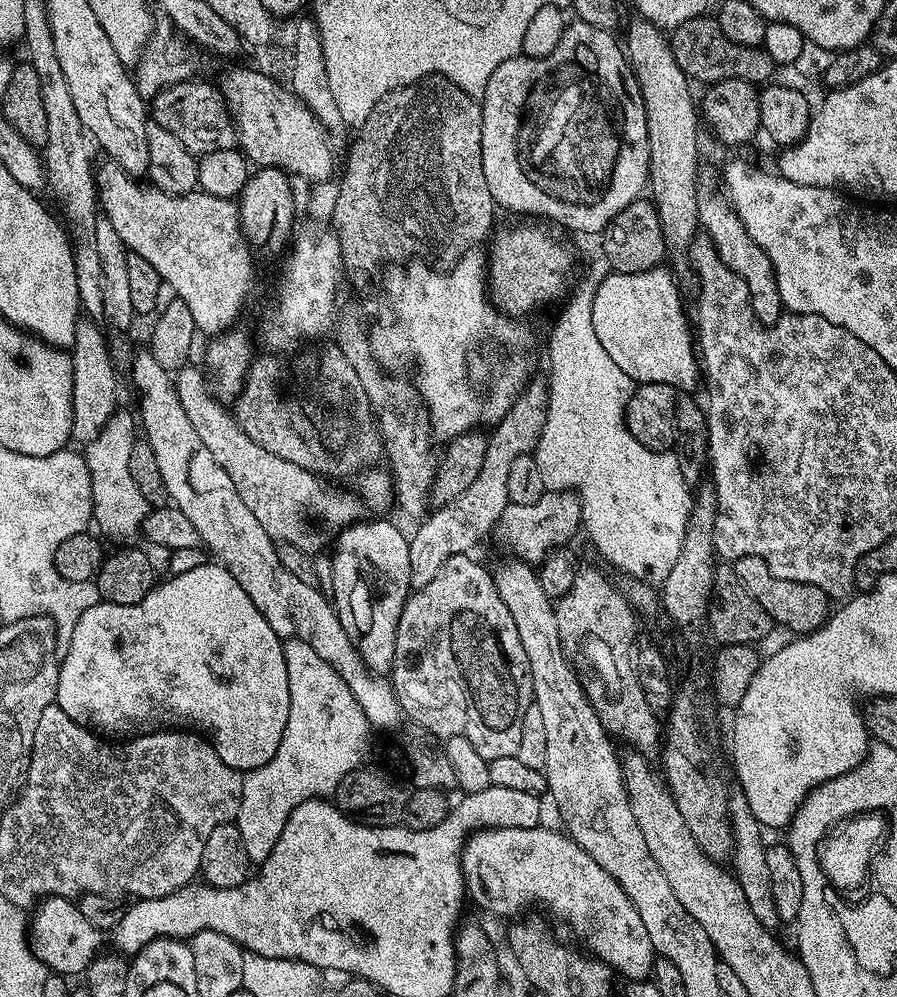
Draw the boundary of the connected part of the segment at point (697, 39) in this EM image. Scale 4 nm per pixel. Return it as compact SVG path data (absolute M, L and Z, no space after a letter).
M708 14L690 18L690 22L682 22L682 26L671 29L670 43L674 58L689 81L701 80L704 86L730 78L742 78L751 84L764 86L773 79L772 71L778 68L763 46L738 46L738 42L730 42L730 38L722 34L722 26L718 26L716 19Z

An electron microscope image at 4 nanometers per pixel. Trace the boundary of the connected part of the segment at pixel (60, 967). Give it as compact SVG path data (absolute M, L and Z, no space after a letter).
M46 896L35 905L30 916L30 947L36 957L48 967L49 973L65 977L79 977L101 951L105 933L90 926L82 918L79 907L66 896Z

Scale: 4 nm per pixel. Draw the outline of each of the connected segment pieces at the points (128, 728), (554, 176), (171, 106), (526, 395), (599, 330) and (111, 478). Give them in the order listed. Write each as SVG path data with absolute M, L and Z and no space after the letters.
M207 562L184 574L169 575L161 579L156 587L150 590L150 594L146 594L146 598L142 598L142 602L137 604L101 602L86 610L79 618L78 626L74 626L70 642L63 649L54 703L62 710L66 710L66 714L70 714L70 718L83 728L91 728L93 732L108 738L120 738L116 736L135 738L161 730L191 730L211 742L218 758L222 758L226 766L247 774L258 766L266 766L266 762L274 758L278 742L282 742L286 722L290 718L290 682L286 674L284 645L281 637L276 636L274 630L270 630L270 622L262 618L258 606L250 602L250 594L246 594L246 590L238 586L238 578L234 578L234 574L230 574L230 570L226 570L223 564Z
M576 20L569 23L565 27L562 38L558 42L558 46L554 46L554 50L550 50L550 54L546 54L542 58L534 58L533 56L518 55L512 60L502 62L502 66L498 66L498 70L494 70L494 74L490 74L490 82L486 82L486 90L482 97L482 170L486 174L486 186L490 186L490 194L493 201L497 205L500 204L504 208L509 208L512 212L529 212L529 217L540 218L536 216L545 216L548 220L553 220L556 224L561 224L564 228L569 228L572 232L596 232L603 233L609 222L614 219L622 210L626 210L626 206L630 206L630 202L641 199L643 190L649 183L648 179L648 163L650 162L650 142L648 141L648 123L646 122L646 110L644 109L644 100L640 96L640 87L635 76L632 75L632 67L628 65L628 57L622 47L621 41L617 39L613 33L606 30L598 30L594 26L586 26L586 22Z
M200 78L183 80L163 88L150 101L150 116L162 130L170 130L186 150L199 158L214 150L230 150L237 147L236 123L228 112L219 87L215 83L207 84Z
M533 378L524 385L523 392L506 410L506 418L491 429L486 446L486 458L482 462L482 470L478 478L454 502L439 505L429 511L424 519L419 521L416 533L411 533L408 549L410 550L410 580L411 589L426 586L427 582L438 574L442 566L450 558L471 553L472 547L483 538L487 532L495 529L500 520L502 510L509 504L506 486L510 475L510 466L517 458L535 453L536 443L542 434L542 426L546 426L546 410L548 409L548 381L544 378Z
M664 266L641 272L609 271L594 294L592 313L598 342L637 385L662 382L688 394L696 383L701 383L702 368L694 347L690 316L684 313L684 300L675 278Z
M118 410L108 419L106 426L102 426L100 433L87 445L88 452L83 453L84 460L89 466L90 484L93 487L92 520L95 527L100 527L108 536L132 536L135 532L139 533L144 519L148 517L150 511L149 504L138 490L137 483L130 476L129 455L137 439L137 417L133 413L131 416L124 410Z

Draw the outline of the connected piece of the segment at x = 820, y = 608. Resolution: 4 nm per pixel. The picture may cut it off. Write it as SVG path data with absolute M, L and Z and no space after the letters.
M757 556L738 558L734 561L734 567L750 598L754 598L754 602L758 602L758 606L762 606L762 610L766 610L766 614L770 614L772 621L779 627L781 624L782 627L789 628L792 634L807 634L816 632L828 621L830 598L822 590L818 590L818 586L778 578L772 573L770 566L766 566L766 562Z

